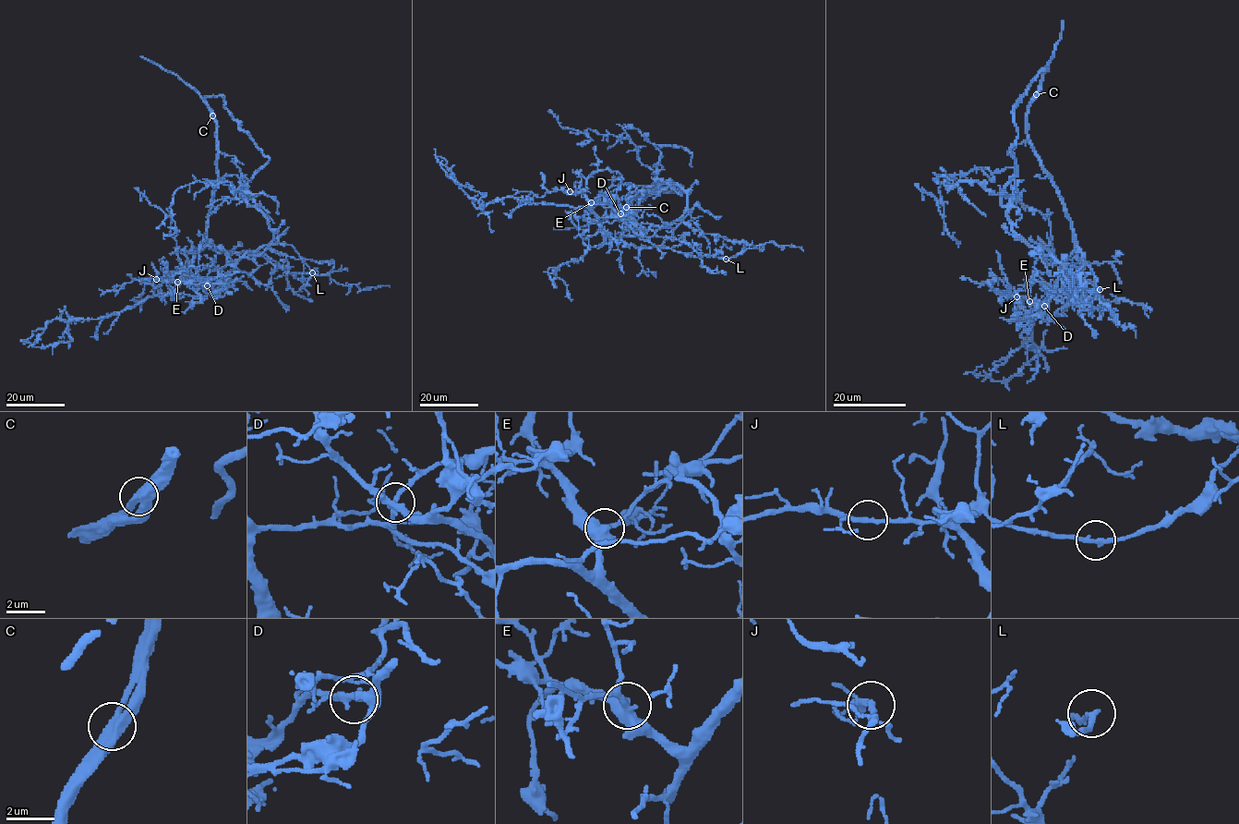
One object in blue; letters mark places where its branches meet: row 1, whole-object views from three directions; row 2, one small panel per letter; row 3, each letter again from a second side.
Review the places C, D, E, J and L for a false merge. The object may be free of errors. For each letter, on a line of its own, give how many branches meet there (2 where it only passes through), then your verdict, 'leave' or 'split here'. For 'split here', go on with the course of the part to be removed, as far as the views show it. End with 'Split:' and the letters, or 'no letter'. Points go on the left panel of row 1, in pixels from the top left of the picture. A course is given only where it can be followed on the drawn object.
C: branches 2; leave
D: branches 2; leave
E: branches 3; leave
J: branches 2; leave
L: branches 2; leave
Split: no letter

